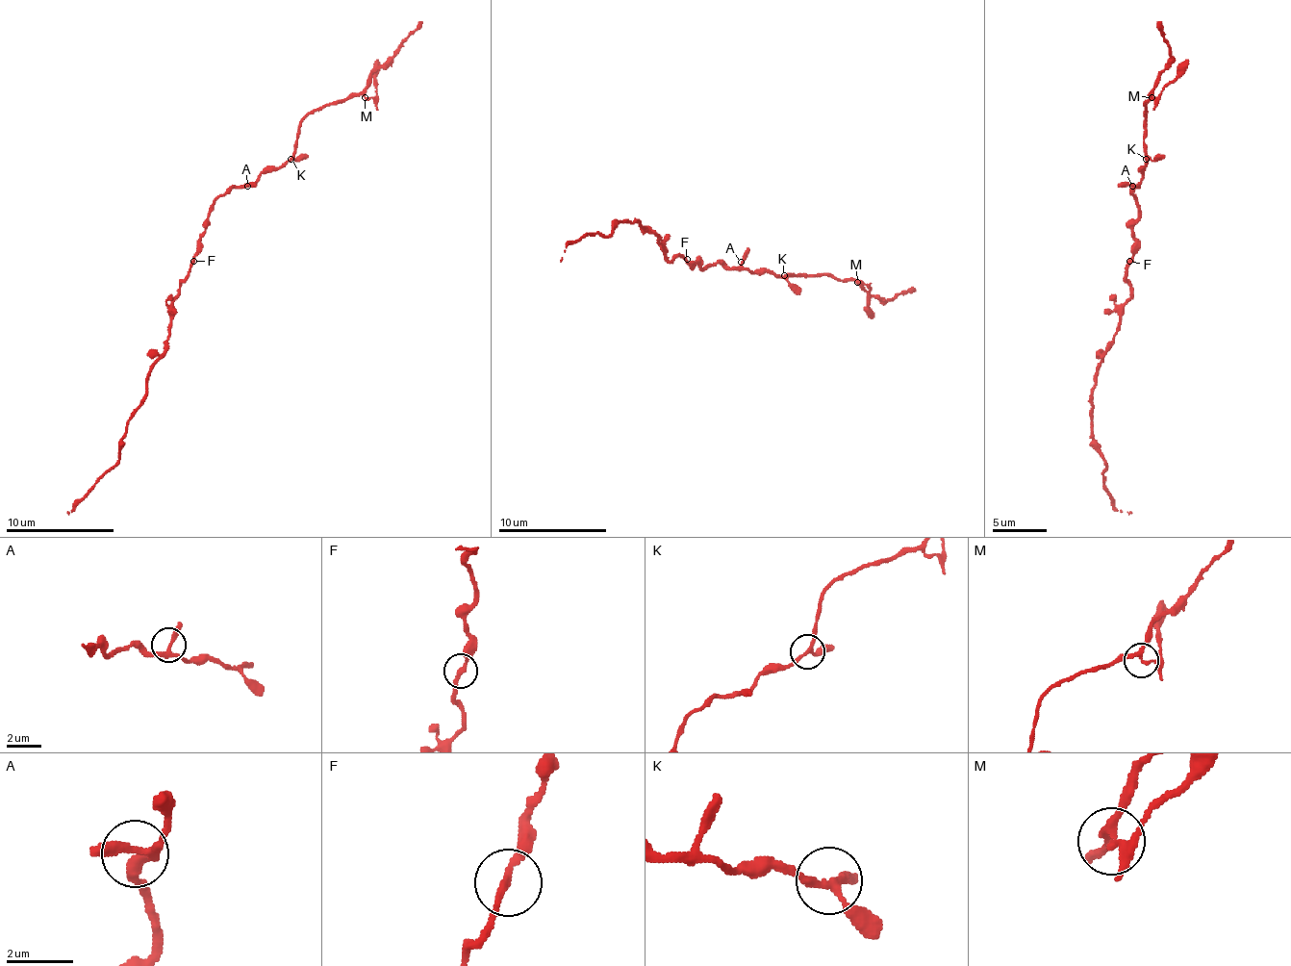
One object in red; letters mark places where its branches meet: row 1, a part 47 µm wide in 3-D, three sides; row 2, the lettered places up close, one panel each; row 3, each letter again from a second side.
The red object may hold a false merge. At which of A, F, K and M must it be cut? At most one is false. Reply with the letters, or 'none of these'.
M

